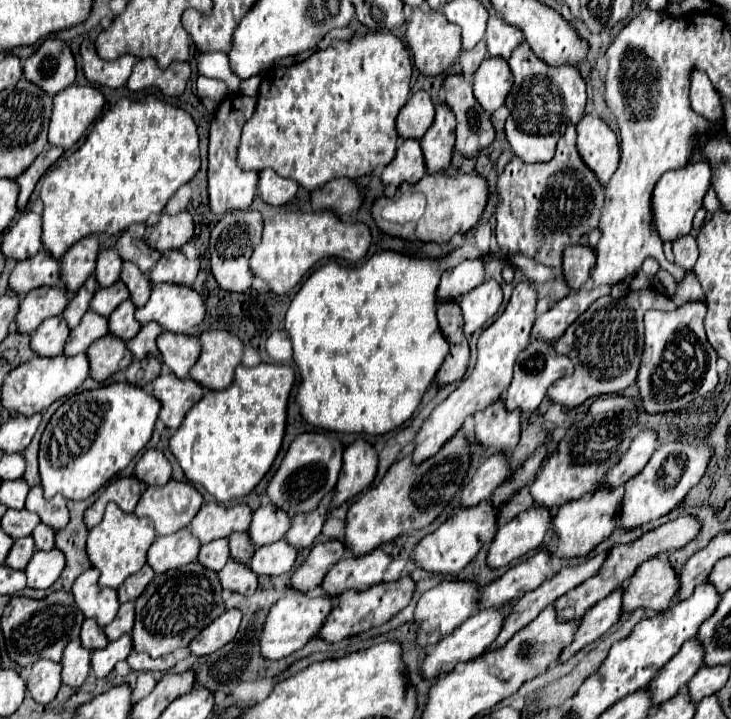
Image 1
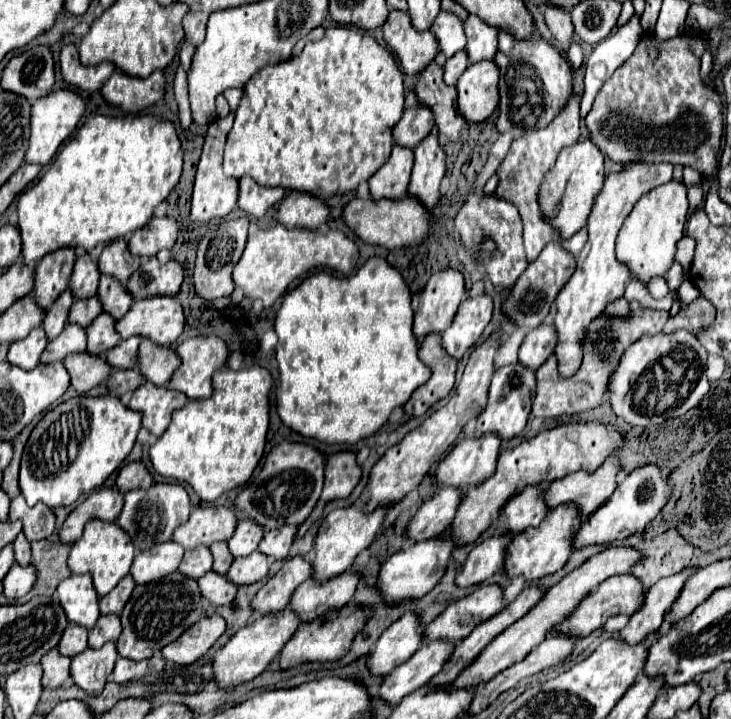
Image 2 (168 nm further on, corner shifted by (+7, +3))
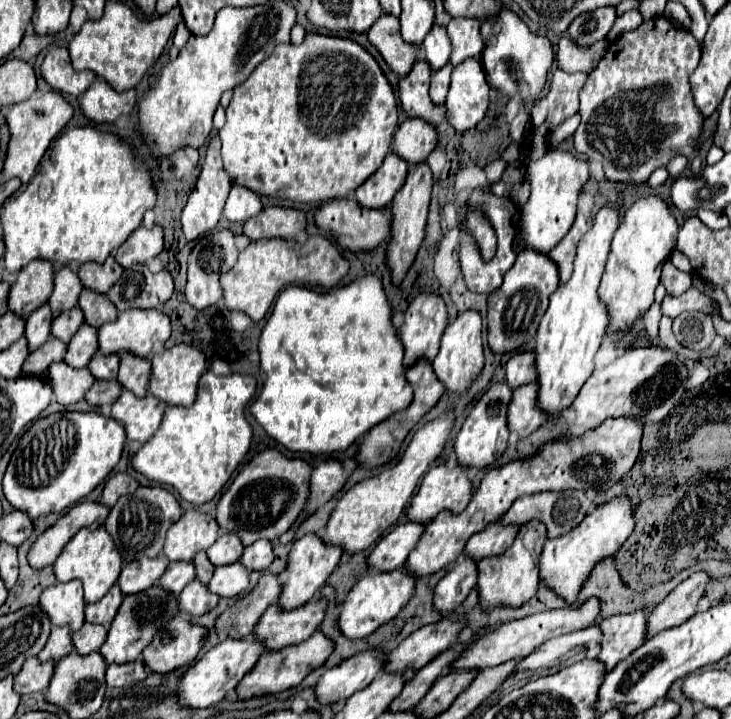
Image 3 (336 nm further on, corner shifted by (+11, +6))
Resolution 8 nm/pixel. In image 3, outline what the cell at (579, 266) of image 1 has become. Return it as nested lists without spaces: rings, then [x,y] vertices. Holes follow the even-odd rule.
[[[524,249],[516,263],[504,275],[504,283],[488,297],[488,343],[496,353],[512,353],[526,345],[538,331],[538,323],[548,307],[550,293],[558,287],[560,275],[556,263],[540,251]]]

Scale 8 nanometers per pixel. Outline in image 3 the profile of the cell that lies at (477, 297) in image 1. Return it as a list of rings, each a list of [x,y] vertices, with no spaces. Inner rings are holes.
[[[468,309],[460,313],[444,331],[440,351],[432,361],[432,367],[438,375],[438,379],[446,385],[448,391],[464,391],[470,381],[480,373],[484,365],[482,357],[482,317],[478,311]]]

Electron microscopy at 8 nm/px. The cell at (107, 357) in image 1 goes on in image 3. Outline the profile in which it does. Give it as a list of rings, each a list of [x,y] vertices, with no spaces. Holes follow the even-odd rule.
[[[64,361],[52,363],[52,367],[48,369],[48,379],[50,379],[50,385],[54,387],[56,401],[62,405],[72,405],[80,401],[96,381],[92,379],[92,375],[88,375],[86,367],[74,369],[74,367],[68,367]]]

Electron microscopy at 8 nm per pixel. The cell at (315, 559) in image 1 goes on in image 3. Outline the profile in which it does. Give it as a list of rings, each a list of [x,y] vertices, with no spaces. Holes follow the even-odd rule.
[[[264,573],[258,585],[244,597],[240,597],[232,607],[228,607],[216,621],[218,631],[226,631],[230,637],[248,637],[252,635],[252,627],[256,627],[256,619],[278,601],[282,593],[282,583],[278,575]]]

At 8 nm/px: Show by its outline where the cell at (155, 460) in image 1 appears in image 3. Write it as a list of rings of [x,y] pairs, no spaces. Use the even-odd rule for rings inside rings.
[[[114,473],[114,475],[110,475],[110,479],[104,485],[100,503],[112,507],[118,501],[118,497],[132,495],[132,491],[136,491],[138,487],[140,487],[138,481],[130,473]]]

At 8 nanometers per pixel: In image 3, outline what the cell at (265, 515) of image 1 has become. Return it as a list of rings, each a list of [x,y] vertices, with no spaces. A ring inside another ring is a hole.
[[[222,533],[216,543],[206,551],[210,561],[220,567],[220,565],[230,565],[240,559],[240,553],[244,551],[244,545],[240,545],[240,537],[234,533]]]

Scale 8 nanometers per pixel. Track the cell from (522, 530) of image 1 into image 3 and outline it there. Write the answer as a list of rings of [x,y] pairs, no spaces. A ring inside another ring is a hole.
[[[464,559],[462,563],[458,561],[436,585],[434,589],[434,605],[436,609],[446,615],[452,613],[454,607],[458,607],[470,589],[476,585],[478,579],[478,561],[474,559]]]

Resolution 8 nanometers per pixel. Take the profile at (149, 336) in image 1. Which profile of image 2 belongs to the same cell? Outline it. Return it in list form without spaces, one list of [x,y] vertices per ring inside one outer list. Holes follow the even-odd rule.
[[[128,338],[128,340],[120,342],[118,346],[114,346],[112,350],[106,352],[106,362],[118,370],[136,368],[136,350],[138,350],[140,340],[142,338]]]

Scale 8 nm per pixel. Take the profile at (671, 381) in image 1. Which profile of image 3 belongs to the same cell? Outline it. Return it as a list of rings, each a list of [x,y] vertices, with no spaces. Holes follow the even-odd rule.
[[[658,345],[628,349],[610,365],[600,371],[594,371],[588,377],[578,397],[574,399],[576,421],[570,427],[568,437],[578,437],[586,429],[600,425],[608,417],[634,417],[642,423],[660,423],[682,399],[686,391],[686,379],[688,367],[678,359],[674,351],[662,349]]]

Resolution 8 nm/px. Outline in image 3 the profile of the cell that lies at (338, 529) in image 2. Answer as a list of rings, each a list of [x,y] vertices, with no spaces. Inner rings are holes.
[[[306,533],[302,539],[294,541],[290,559],[288,559],[288,577],[284,581],[282,595],[280,595],[280,603],[284,603],[284,609],[294,609],[294,607],[308,603],[316,595],[316,591],[326,583],[326,579],[334,571],[334,567],[340,563],[340,559],[344,555],[340,551],[340,547],[326,547],[326,545],[328,543],[324,543],[320,539],[320,535],[316,535],[316,533]]]

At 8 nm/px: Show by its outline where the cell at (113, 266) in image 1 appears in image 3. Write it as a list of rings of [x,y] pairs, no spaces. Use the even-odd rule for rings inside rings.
[[[68,265],[68,267],[62,267],[58,273],[56,273],[56,279],[54,279],[54,291],[48,299],[54,315],[60,315],[64,311],[70,311],[72,307],[76,307],[76,299],[80,297],[80,291],[84,287],[80,287],[80,277],[76,275],[76,271]]]

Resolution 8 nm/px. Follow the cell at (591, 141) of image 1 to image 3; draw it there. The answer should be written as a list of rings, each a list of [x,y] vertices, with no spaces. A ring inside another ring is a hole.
[[[556,149],[548,151],[542,159],[530,163],[526,179],[532,189],[528,203],[522,207],[522,227],[526,231],[526,243],[540,253],[548,253],[572,227],[578,195],[590,179],[590,163],[578,159],[570,151]]]

